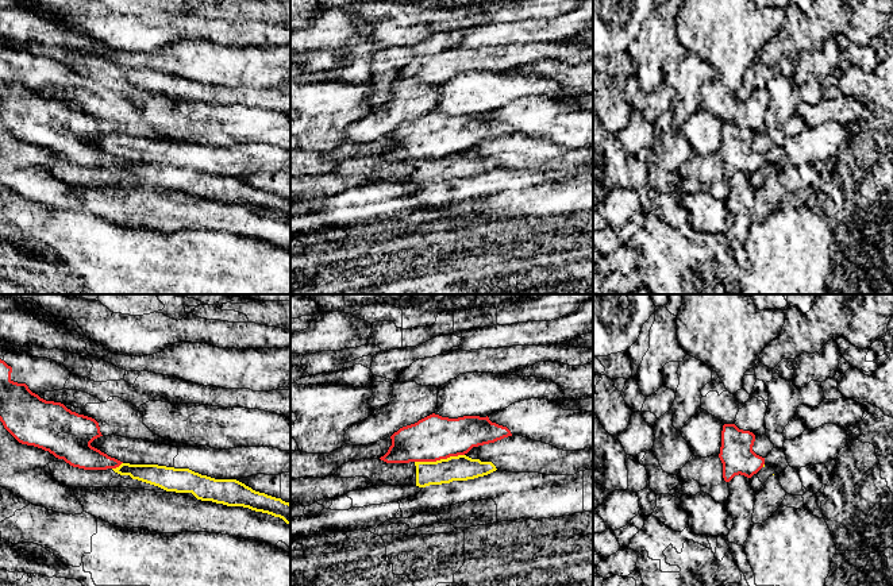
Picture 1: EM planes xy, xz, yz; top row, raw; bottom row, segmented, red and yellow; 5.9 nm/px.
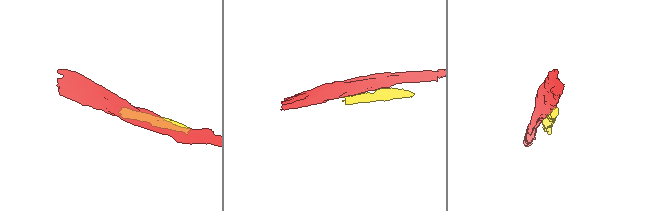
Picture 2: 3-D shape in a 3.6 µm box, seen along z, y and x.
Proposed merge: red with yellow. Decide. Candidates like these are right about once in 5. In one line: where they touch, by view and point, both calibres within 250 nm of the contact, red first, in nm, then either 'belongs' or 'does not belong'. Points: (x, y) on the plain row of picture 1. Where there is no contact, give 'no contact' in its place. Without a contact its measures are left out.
meets red in xz at (439, 157); 260 nm thick on the red side, 150 nm on the other; does not belong

